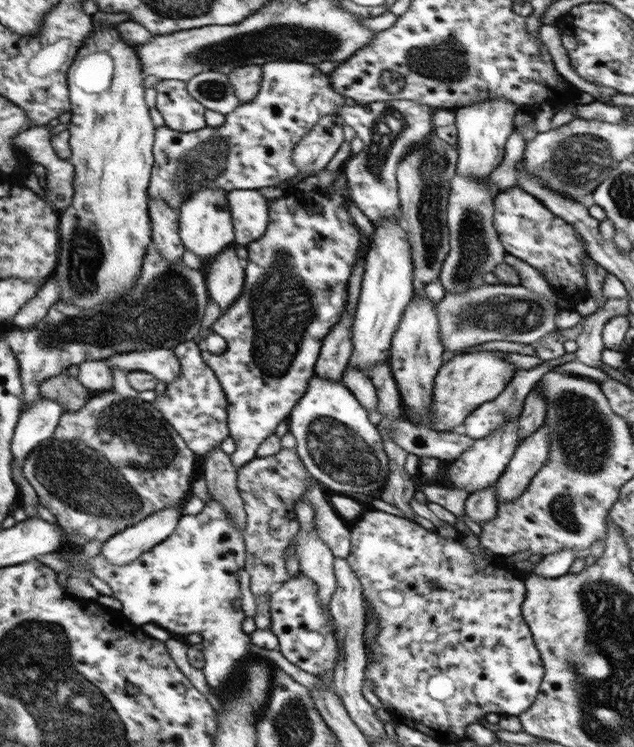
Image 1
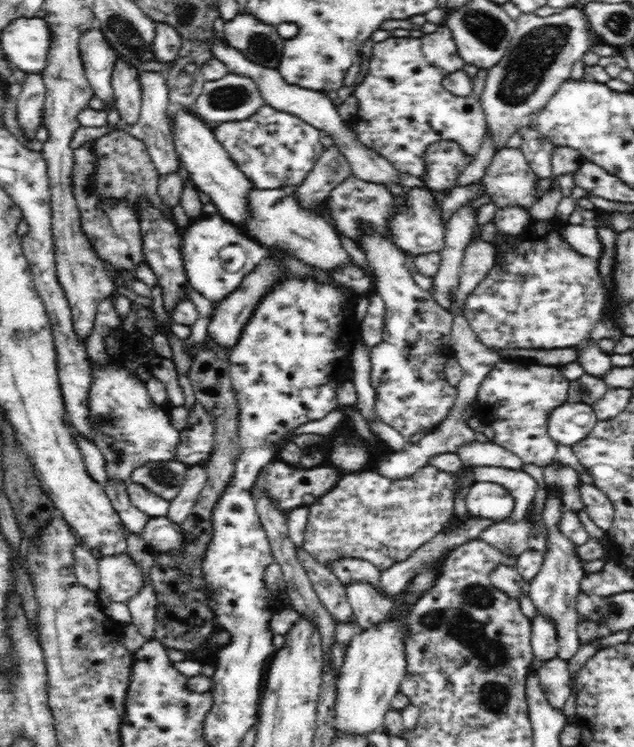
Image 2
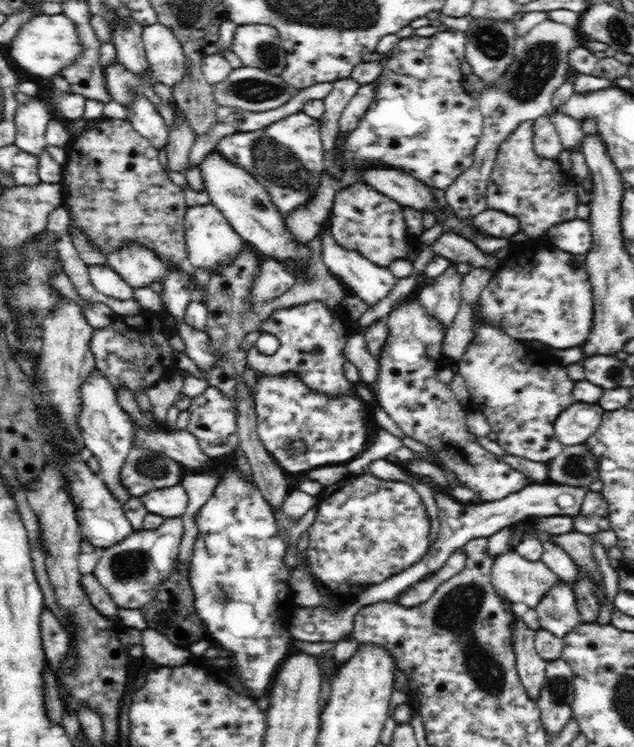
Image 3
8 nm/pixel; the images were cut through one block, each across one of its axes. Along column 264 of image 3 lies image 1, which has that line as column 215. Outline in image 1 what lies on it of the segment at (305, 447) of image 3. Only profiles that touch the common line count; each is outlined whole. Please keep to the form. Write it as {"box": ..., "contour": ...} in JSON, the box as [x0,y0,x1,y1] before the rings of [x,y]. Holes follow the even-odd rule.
{"box":[152,340,229,456],"contour":[[[194,340],[183,342],[173,348],[180,363],[180,378],[174,379],[161,396],[152,402],[162,416],[176,429],[193,453],[206,456],[215,446],[229,437],[227,425],[228,401],[222,385],[201,355],[201,346]]]}

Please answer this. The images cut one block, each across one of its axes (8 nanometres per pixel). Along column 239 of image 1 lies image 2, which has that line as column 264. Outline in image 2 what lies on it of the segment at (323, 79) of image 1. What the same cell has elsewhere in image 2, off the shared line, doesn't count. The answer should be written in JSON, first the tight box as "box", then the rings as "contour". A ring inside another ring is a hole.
{"box":[213,106,324,189],"contour":[[[270,106],[262,107],[256,114],[243,121],[218,123],[213,127],[215,137],[226,149],[231,159],[244,171],[244,174],[254,183],[256,189],[284,189],[299,187],[307,174],[315,167],[324,148],[320,144],[322,131],[311,124],[305,123],[300,117],[282,112]]]}

